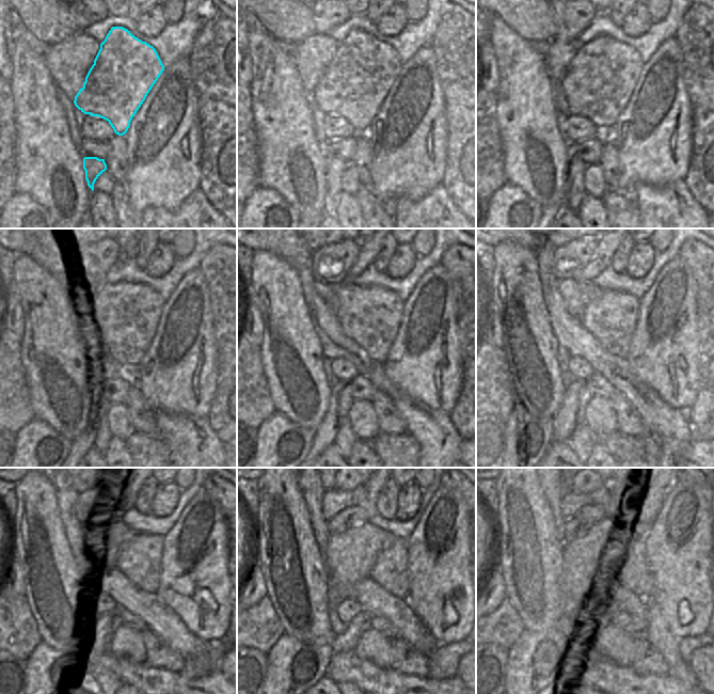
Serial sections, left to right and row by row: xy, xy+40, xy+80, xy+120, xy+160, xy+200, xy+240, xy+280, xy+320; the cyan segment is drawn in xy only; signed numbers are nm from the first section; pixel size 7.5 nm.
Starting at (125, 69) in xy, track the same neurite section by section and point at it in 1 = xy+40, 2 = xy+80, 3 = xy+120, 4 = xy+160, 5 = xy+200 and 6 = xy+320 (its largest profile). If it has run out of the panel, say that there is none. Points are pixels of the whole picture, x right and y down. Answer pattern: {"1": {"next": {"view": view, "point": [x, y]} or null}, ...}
{"1": {"next": {"view": "xy+40", "point": [358, 80]}}, "2": {"next": {"view": "xy+80", "point": [599, 81]}}, "3": {"next": {"view": "xy+120", "point": [125, 316]}}, "4": {"next": {"view": "xy+160", "point": [370, 316]}}, "5": {"next": {"view": "xy+200", "point": [612, 318]}}, "6": {"next": {"view": "xy+320", "point": [635, 576]}}}

